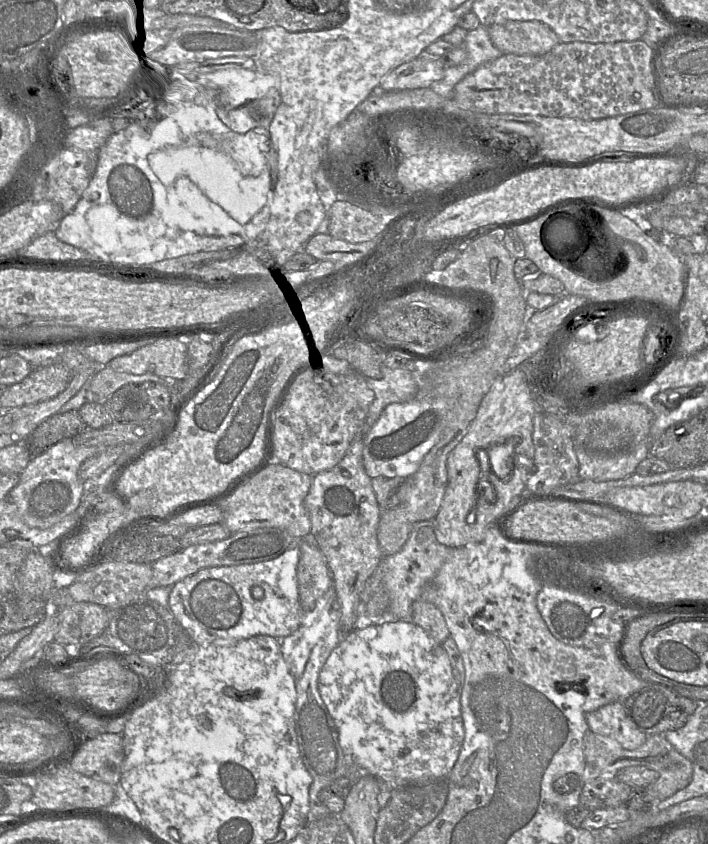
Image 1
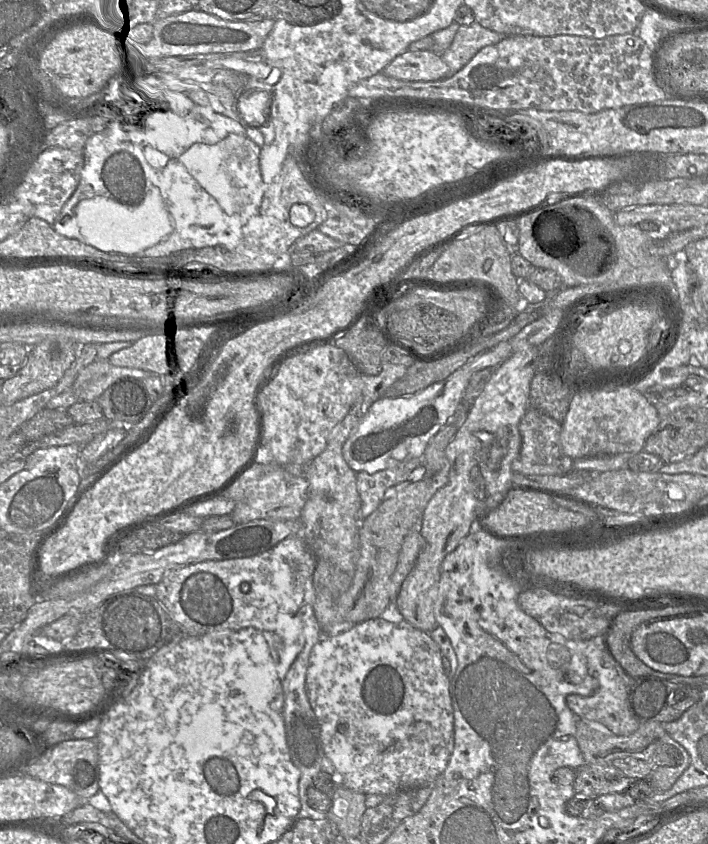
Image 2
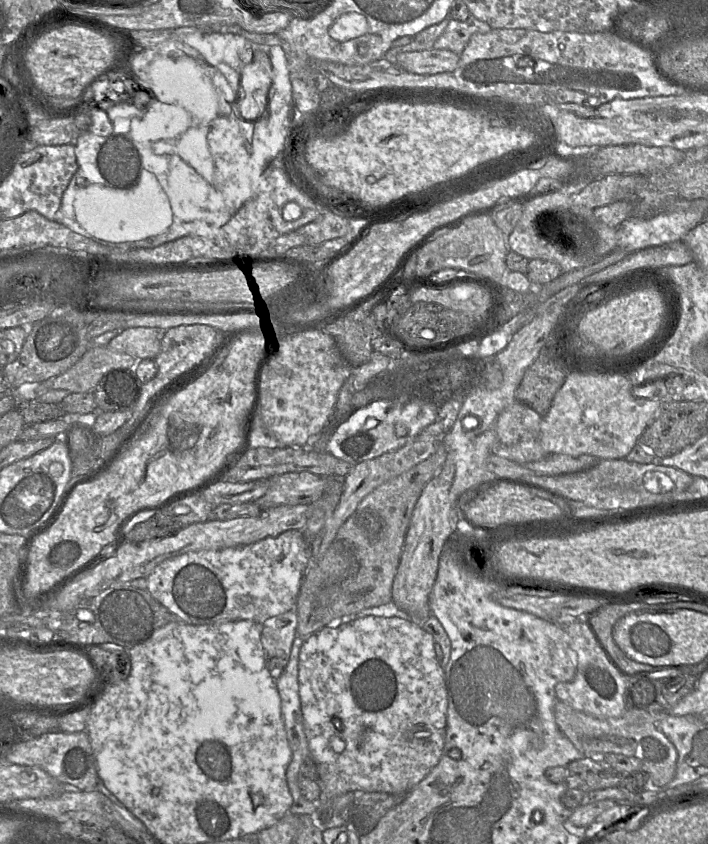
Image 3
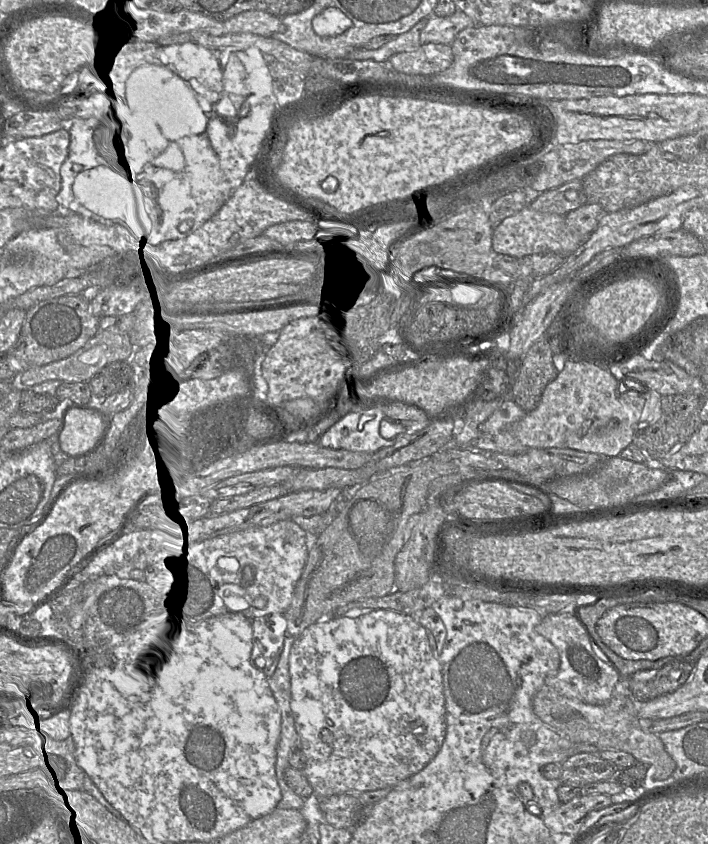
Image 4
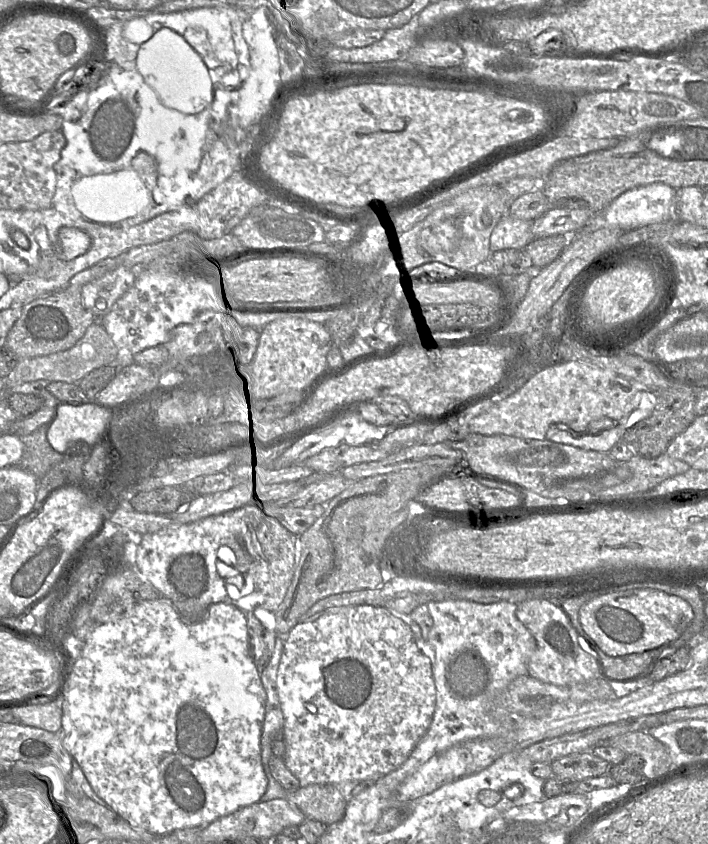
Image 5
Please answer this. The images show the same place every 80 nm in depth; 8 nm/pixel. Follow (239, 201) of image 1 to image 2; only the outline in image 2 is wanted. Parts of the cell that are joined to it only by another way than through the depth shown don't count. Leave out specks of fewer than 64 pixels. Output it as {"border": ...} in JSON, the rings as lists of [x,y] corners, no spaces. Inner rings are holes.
{"border":[[[229,134],[227,138],[215,144],[196,142],[177,156],[165,155],[163,153],[166,152],[156,148],[153,148],[152,151],[148,151],[148,148],[145,148],[145,157],[154,168],[158,169],[164,167],[170,160],[176,159],[180,165],[193,174],[201,187],[217,201],[226,214],[233,215],[234,213],[239,213],[239,191],[233,186],[227,174],[227,159],[244,142],[243,134]]]}

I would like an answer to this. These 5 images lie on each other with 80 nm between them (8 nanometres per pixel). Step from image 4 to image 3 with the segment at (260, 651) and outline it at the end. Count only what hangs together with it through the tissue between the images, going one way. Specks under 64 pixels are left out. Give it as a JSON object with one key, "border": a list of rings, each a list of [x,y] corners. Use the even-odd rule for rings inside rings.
{"border":[[[293,610],[269,618],[259,625],[260,643],[270,674],[275,679],[282,674],[290,659],[297,637],[297,624],[297,614]]]}

